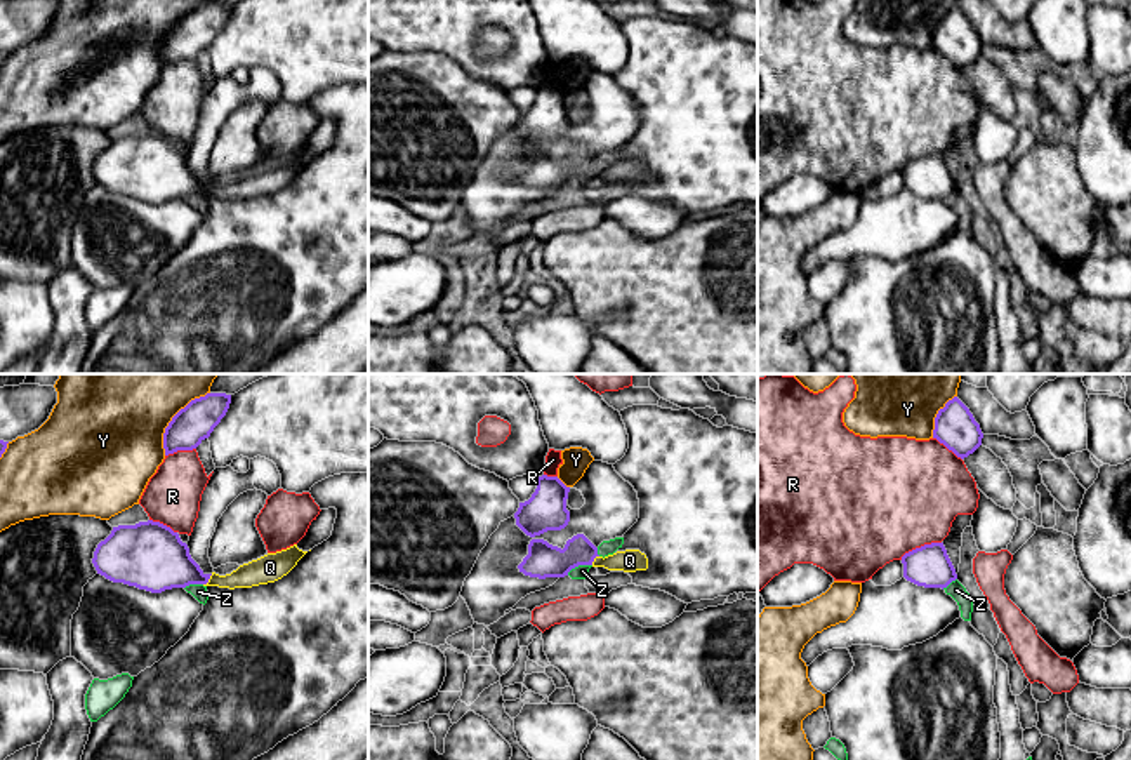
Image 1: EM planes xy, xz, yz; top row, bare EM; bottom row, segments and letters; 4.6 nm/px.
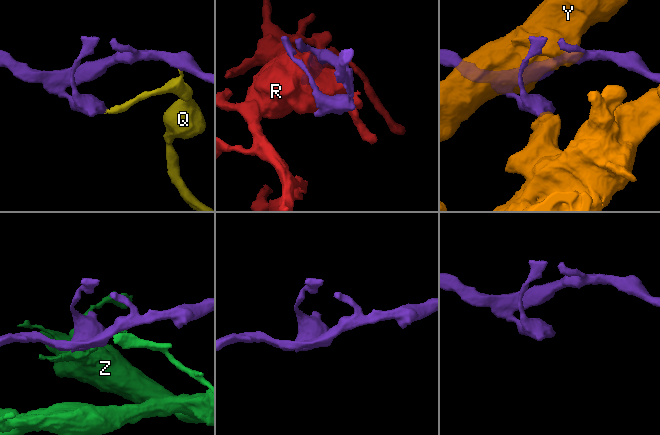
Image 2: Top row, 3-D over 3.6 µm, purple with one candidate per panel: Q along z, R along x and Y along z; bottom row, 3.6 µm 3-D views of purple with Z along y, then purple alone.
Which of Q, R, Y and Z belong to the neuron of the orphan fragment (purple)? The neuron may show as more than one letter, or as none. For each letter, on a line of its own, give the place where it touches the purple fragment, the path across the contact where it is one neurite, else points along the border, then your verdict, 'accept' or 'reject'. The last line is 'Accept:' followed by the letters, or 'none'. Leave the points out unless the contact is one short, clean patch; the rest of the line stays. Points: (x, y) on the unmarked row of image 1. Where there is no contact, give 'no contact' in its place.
Q: contact xy (209, 188); accept
R: contact yz (921, 157); reject
Y: contact xy (172, 28); reject
Z: contact xz (579, 174); border xz (591, 174), (581, 174), (567, 185); reject
Accept: Q

